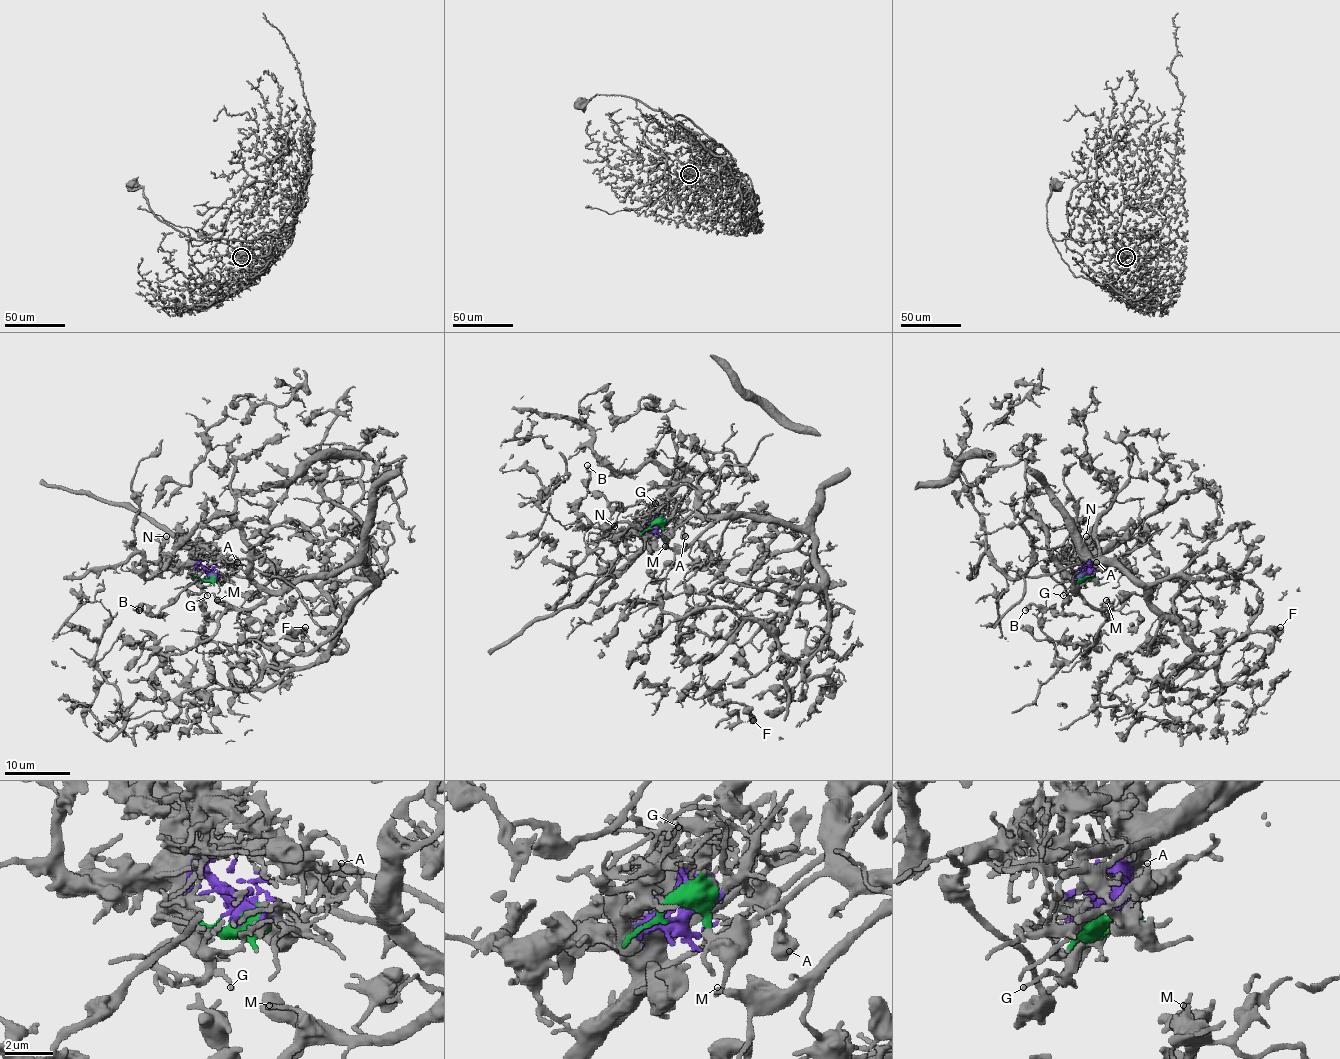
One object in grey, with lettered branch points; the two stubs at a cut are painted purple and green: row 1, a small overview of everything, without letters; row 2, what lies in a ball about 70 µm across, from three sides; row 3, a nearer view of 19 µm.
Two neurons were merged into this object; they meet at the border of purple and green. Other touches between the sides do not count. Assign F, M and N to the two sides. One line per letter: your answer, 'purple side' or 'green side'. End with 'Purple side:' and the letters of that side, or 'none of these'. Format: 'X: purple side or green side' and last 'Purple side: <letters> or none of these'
F: green side
M: green side
N: purple side
Purple side: N

